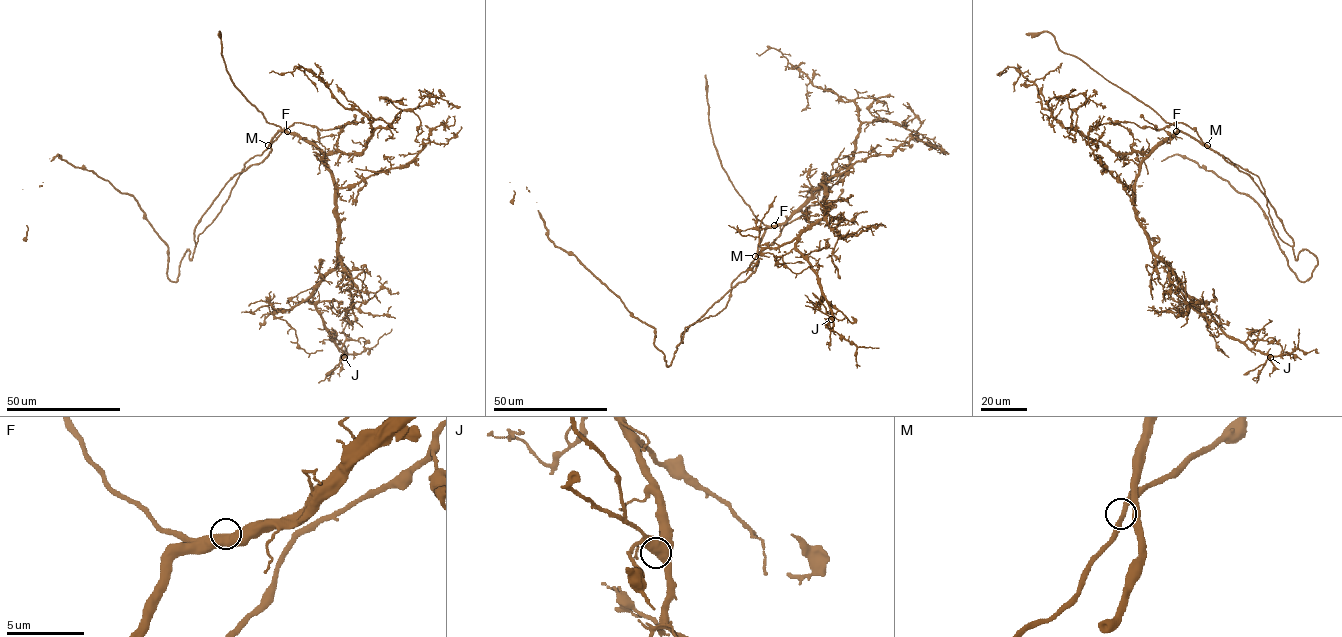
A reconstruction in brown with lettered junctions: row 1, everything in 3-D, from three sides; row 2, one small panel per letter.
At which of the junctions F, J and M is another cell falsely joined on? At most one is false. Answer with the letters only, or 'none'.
none

